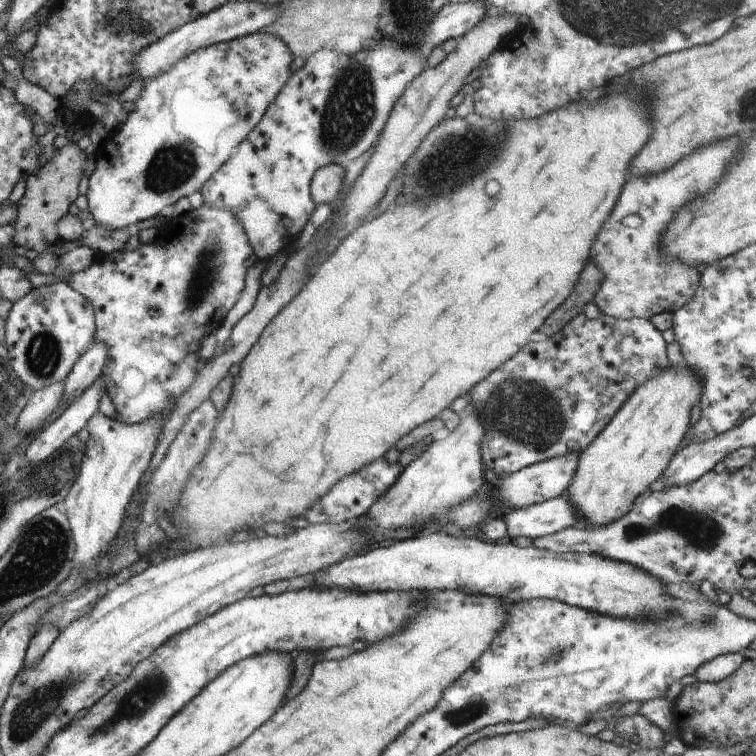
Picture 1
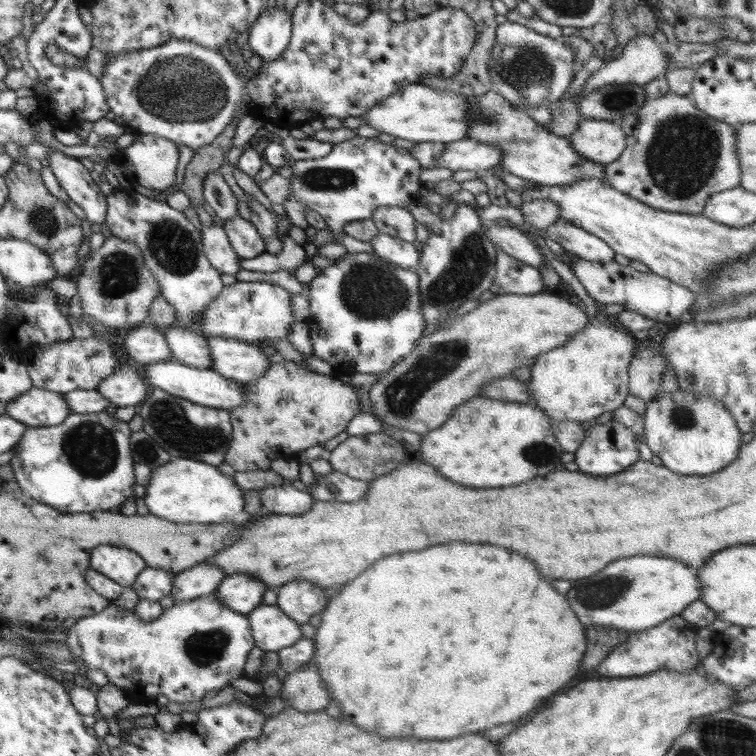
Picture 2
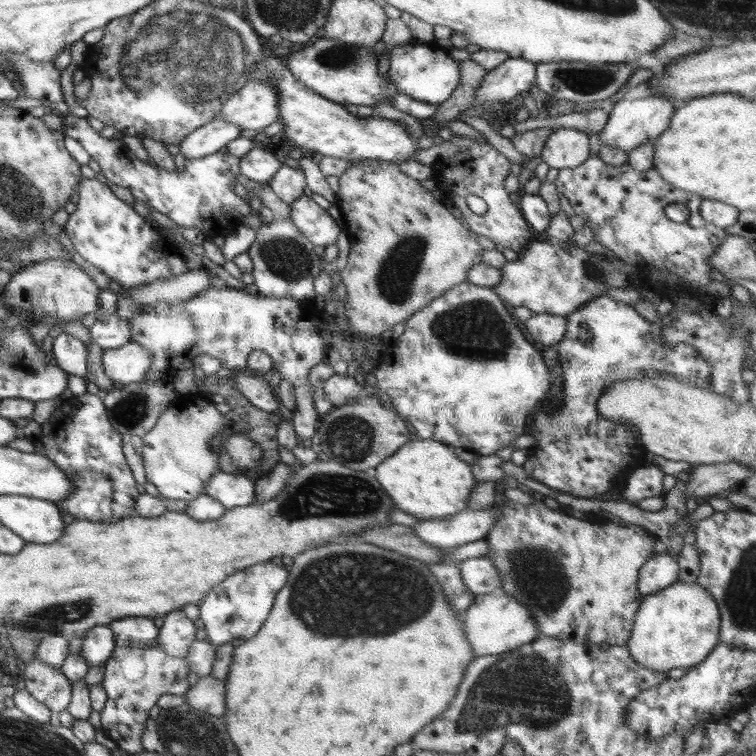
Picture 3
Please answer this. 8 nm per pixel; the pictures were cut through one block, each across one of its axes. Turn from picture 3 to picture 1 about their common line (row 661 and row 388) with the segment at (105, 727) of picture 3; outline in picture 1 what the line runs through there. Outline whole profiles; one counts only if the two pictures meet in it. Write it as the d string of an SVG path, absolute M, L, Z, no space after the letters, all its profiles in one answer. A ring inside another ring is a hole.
M204 202L200 208L196 210L191 209L181 217L176 217L176 230L172 236L164 237L161 235L156 242L151 244L141 243L136 250L115 250L113 252L107 252L101 254L93 264L86 268L84 271L73 273L70 276L70 280L67 284L76 290L79 294L82 294L85 298L88 298L89 302L95 309L95 340L105 343L108 348L108 359L104 366L103 376L107 383L108 397L114 403L116 409L117 421L134 425L142 423L151 417L163 416L164 413L170 414L172 408L174 408L174 400L180 397L180 394L186 391L196 378L196 369L201 362L199 352L200 338L204 334L215 333L222 326L226 315L232 309L232 307L239 300L240 293L245 286L245 278L248 269L259 262L256 254L253 252L252 246L249 244L247 235L244 233L244 228L240 225L240 222L234 217L233 213L228 210L218 209L213 205L209 205Z

